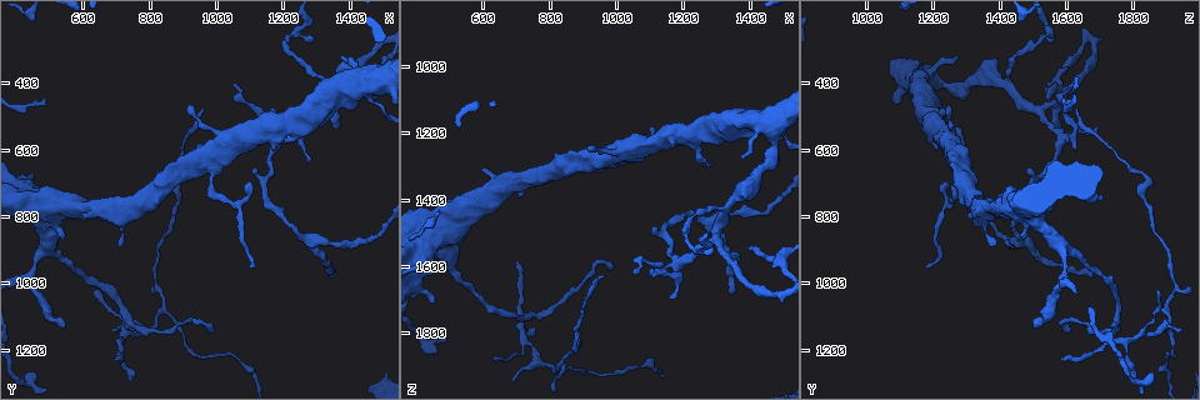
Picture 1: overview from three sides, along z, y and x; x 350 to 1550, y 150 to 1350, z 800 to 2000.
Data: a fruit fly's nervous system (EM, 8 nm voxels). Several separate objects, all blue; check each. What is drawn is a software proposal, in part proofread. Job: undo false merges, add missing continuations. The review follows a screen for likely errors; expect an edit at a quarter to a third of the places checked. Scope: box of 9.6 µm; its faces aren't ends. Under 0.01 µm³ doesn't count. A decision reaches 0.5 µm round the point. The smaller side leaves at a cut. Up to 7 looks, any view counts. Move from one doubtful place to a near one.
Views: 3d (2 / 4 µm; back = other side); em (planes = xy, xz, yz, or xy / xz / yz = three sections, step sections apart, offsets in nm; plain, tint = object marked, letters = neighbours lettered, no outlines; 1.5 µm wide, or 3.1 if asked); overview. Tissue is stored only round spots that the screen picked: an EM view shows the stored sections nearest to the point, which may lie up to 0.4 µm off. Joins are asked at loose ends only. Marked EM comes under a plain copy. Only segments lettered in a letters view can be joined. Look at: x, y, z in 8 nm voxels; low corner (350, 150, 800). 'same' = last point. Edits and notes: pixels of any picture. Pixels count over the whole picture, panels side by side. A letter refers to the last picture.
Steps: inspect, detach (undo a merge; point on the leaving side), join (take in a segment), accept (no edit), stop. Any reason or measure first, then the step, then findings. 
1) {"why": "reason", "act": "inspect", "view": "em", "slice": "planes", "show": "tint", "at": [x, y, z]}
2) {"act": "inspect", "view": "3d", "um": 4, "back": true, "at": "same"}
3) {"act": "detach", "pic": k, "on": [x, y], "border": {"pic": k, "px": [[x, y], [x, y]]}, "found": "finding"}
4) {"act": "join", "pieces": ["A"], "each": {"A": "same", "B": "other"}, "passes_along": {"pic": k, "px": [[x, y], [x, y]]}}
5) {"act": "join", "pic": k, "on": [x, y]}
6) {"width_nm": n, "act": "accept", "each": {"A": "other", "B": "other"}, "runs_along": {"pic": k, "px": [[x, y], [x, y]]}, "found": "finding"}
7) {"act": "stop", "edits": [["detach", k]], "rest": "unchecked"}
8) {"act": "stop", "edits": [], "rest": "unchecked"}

{"why": "tapers out", "act": "inspect", "view": "3d", "um": 4, "at": [1370, 320, 1280]}

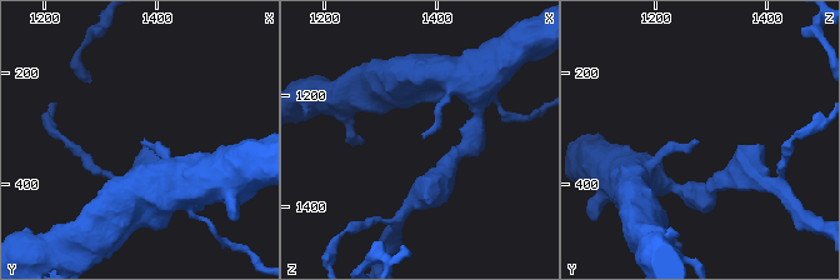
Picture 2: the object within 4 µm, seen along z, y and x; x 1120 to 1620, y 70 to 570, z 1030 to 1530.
{"why": "shape alone is not enough", "act": "inspect", "view": "em", "slice": "planes", "show": "letters", "at": [1375, 325, 1270]}

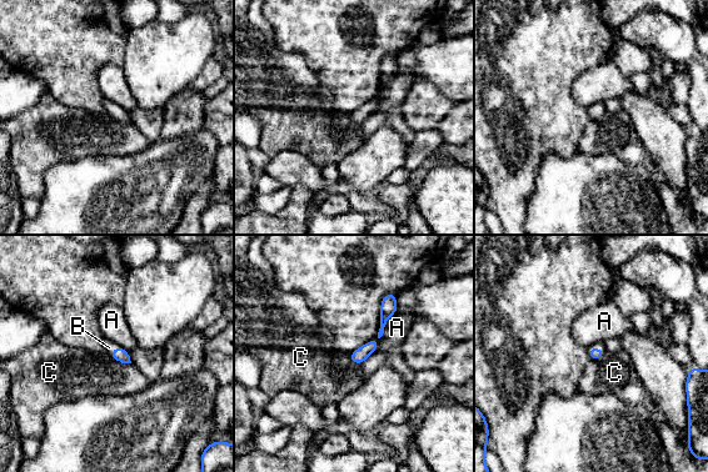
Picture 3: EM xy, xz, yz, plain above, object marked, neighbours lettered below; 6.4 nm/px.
{"act": "join", "pieces": ["B"], "each": {"A": "other", "B": "same", "C": "other"}, "passes_along": {"pic": 3, "px": [[119, 354], [114, 350], [109, 346]]}, "found": "the cell continues"}

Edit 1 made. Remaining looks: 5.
{"act": "inspect", "view": "overview"}

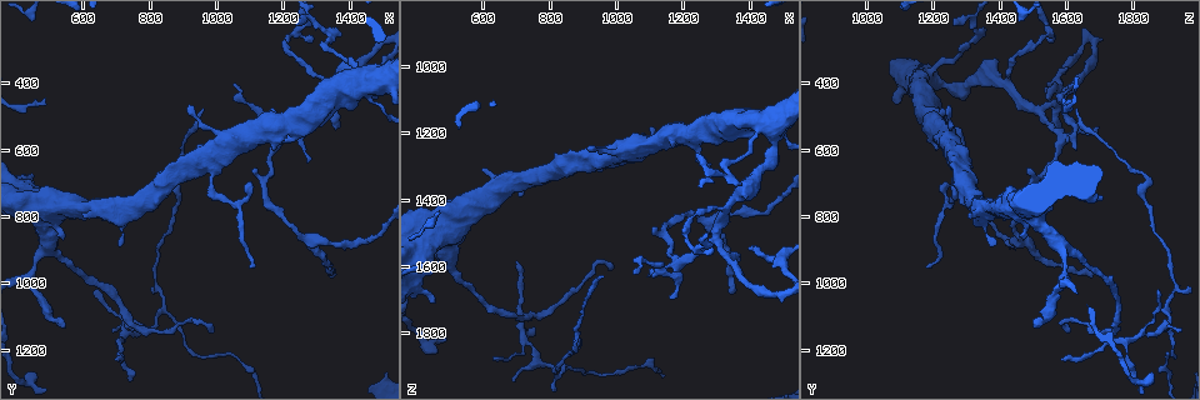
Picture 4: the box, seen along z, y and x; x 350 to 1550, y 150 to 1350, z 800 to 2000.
{"why": "branch stops here", "act": "inspect", "view": "em", "slice": "planes", "show": "letters", "at": [920, 460, 1250]}

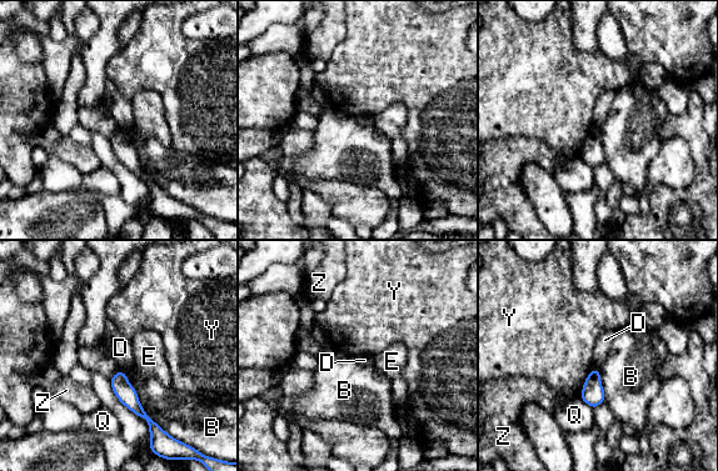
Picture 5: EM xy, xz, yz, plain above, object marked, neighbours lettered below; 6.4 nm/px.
{"width_nm": 110, "act": "accept", "each": {"B": "other", "D": "other", "E": "other", "Q": "other", "Y": "other", "Z": "other"}, "border": {"pic": 5, "px": [[594, 366], [598, 369]]}, "found": "no lettered segment goes on from it"}

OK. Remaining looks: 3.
{"why": "thin end", "act": "inspect", "view": "em", "slice": "planes", "show": "letters", "at": [1100, 950, 1180]}

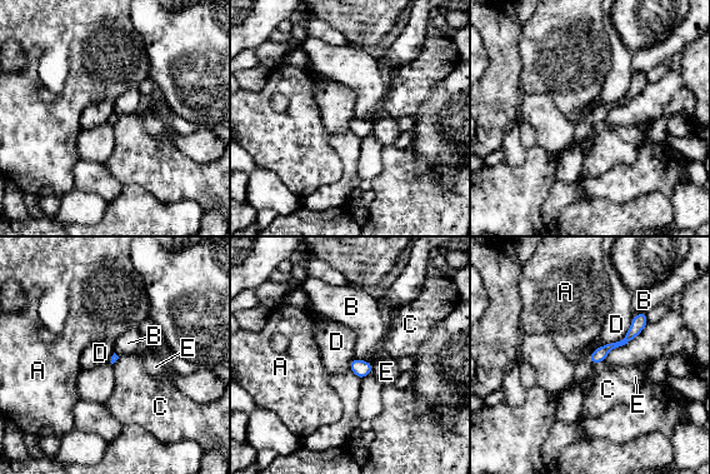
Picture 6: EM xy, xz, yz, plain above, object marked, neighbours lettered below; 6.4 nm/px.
{"longest_contact_nm": ["D", 340], "act": "accept", "each": {"A": "other", "B": "other", "C": "other", "D": "other", "E": "other"}, "runs_along": {"pic": 6, "px": [[644, 315], [623, 342], [593, 359]]}, "found": "no lettered segment goes on from it"}

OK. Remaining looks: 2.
{"act": "stop", "edits": [["join", 3]], "rest": "unchecked"}

